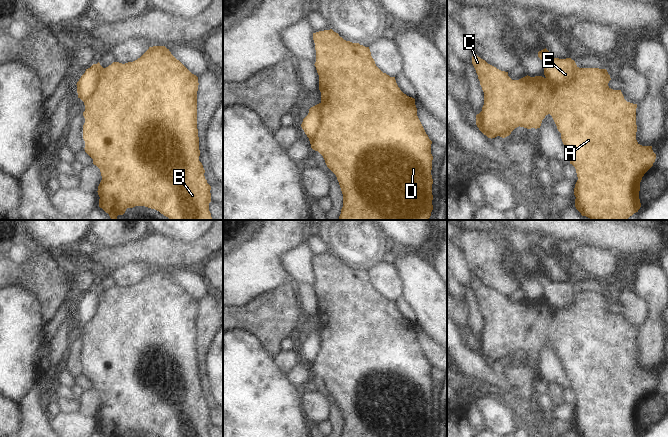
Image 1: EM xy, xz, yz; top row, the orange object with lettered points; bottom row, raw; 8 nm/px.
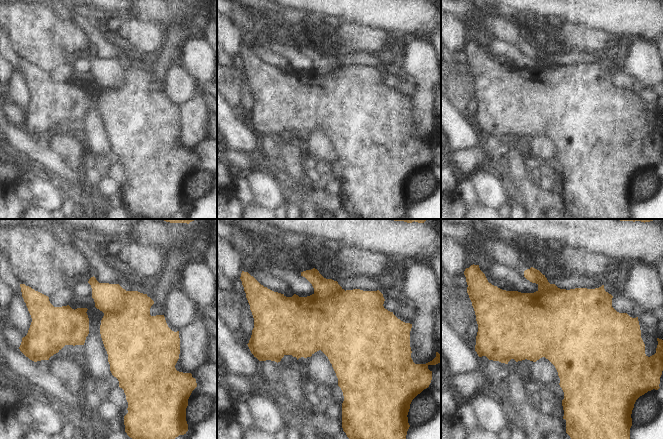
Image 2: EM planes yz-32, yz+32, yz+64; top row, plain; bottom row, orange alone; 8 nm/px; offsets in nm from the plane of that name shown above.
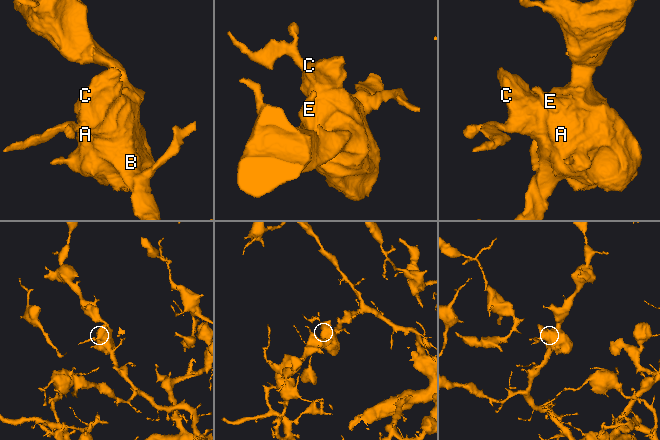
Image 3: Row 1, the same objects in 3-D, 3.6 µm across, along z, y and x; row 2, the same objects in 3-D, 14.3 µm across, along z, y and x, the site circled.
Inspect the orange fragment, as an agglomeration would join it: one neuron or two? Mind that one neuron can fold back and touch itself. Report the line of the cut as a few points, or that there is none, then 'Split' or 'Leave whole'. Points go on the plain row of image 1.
Split along yz (577, 291), (576, 304), (572, 308), (553, 309), (545, 302). Split.

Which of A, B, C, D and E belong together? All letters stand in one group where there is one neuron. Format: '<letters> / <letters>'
A B C D / E

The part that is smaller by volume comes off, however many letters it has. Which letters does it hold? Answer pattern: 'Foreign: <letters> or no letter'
Foreign: E

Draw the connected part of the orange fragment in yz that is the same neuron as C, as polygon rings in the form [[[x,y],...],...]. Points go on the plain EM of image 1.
[[[477,279],[472,280],[472,288],[484,316],[482,335],[476,339],[476,349],[488,362],[505,362],[517,351],[540,352],[542,344],[550,338],[561,357],[561,363],[577,397],[575,408],[575,431],[580,437],[636,437],[641,431],[639,423],[640,406],[644,398],[653,390],[656,378],[652,370],[642,370],[636,364],[637,328],[627,326],[621,314],[608,310],[611,304],[606,293],[577,291],[573,309],[555,310],[542,300],[525,300],[512,304],[508,296],[488,288]]]

